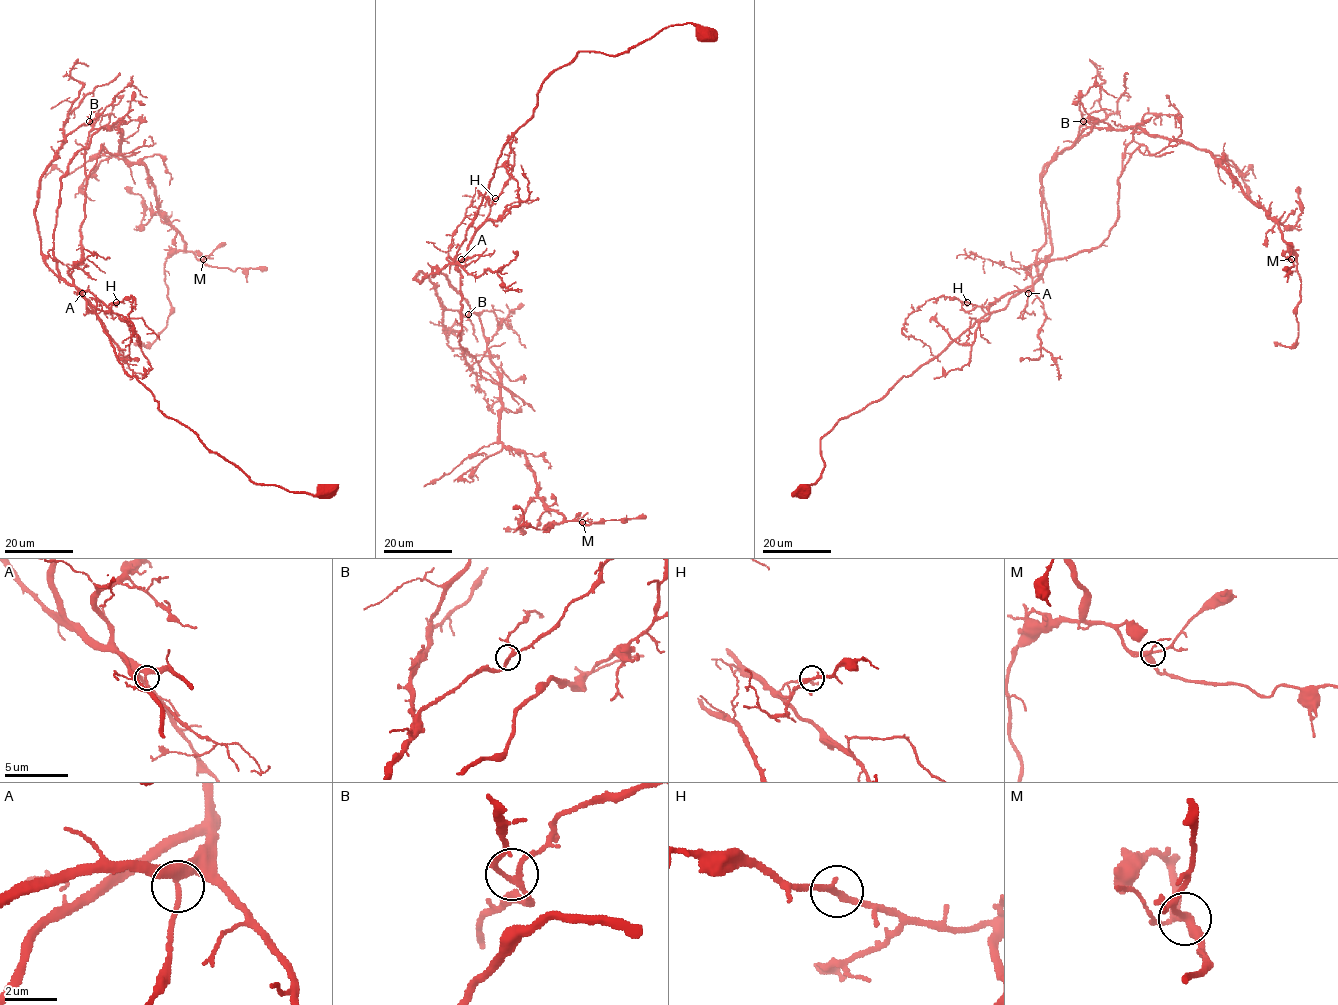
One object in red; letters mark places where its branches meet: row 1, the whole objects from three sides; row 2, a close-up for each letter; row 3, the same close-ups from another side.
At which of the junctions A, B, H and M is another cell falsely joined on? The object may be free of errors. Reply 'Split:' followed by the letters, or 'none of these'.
Split: none of these

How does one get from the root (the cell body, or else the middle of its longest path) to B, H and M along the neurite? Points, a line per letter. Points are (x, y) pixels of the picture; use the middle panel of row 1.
B: (705, 34), (671, 25), (614, 56), (579, 51), (544, 82), (456, 257), (414, 279), (468, 314)
H: (705, 34), (671, 25), (614, 56), (579, 51), (557, 68), (502, 149), (454, 263), (496, 198)
M: (705, 34), (671, 25), (557, 68), (432, 269), (480, 321), (499, 440), (582, 522)

